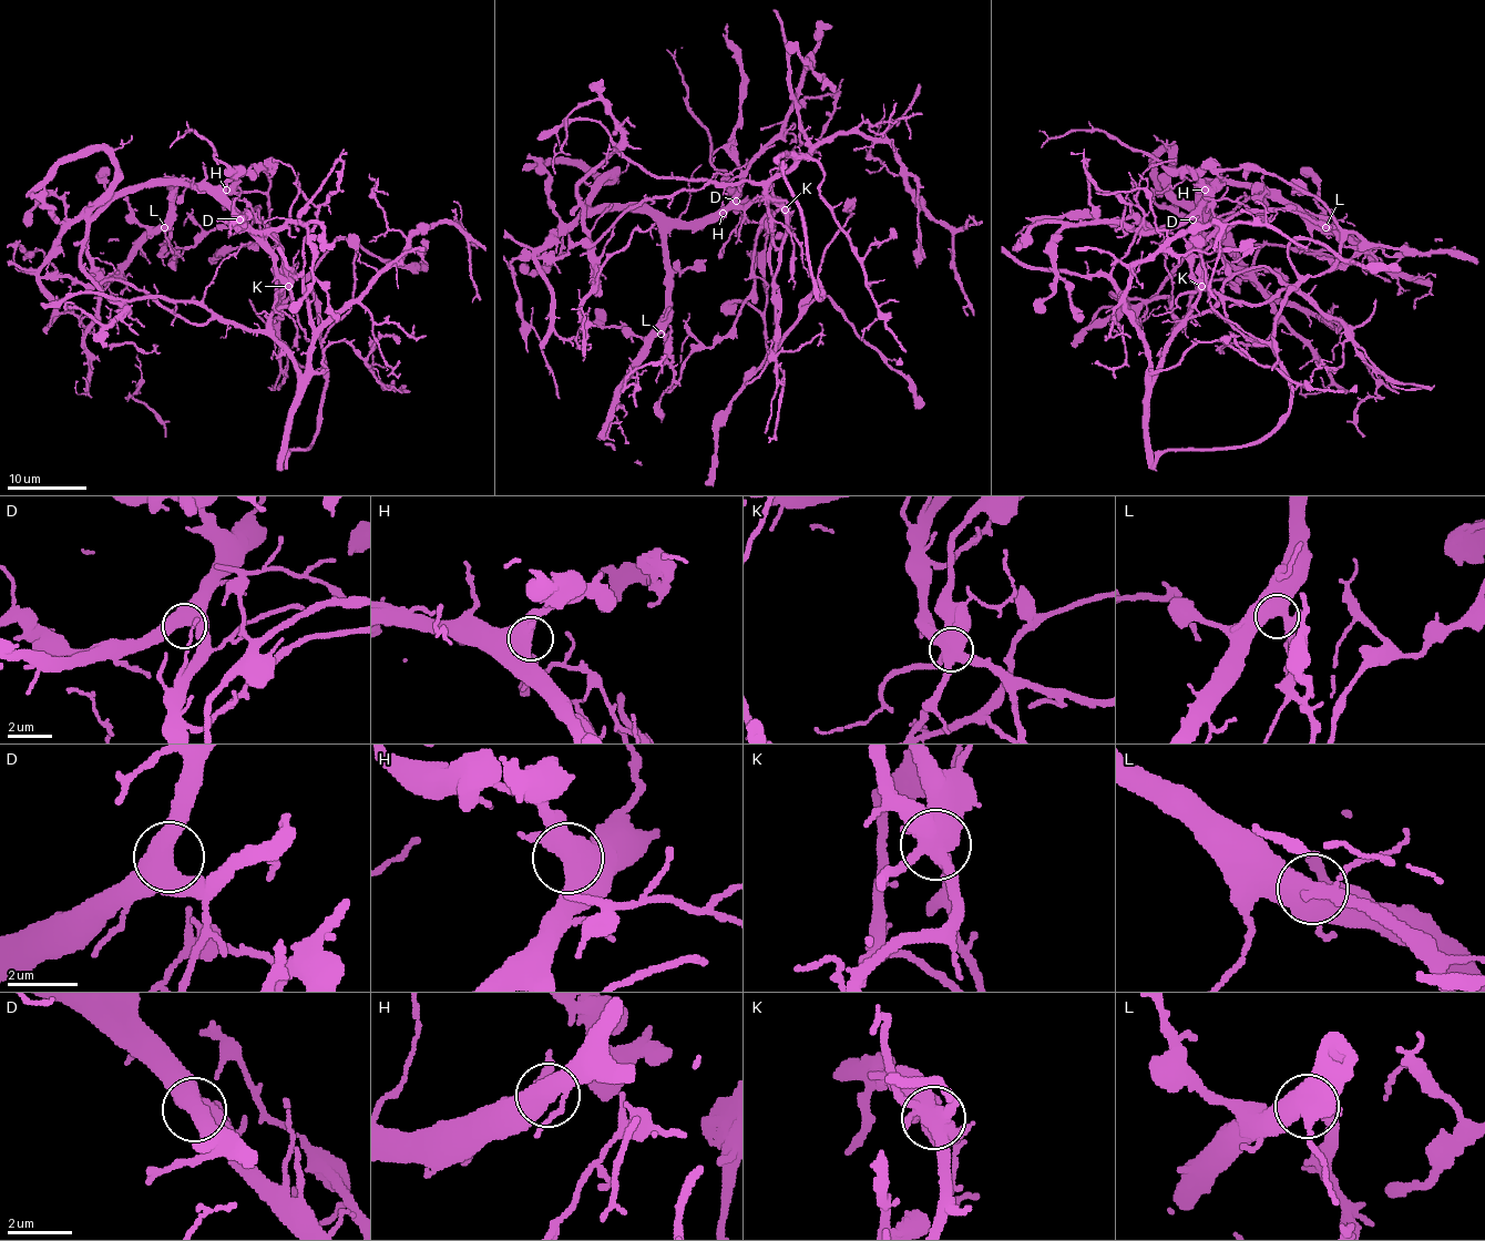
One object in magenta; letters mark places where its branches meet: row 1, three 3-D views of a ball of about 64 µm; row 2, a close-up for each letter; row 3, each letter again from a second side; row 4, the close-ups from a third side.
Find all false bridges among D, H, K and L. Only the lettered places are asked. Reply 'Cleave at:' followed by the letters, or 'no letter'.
Cleave at: K

